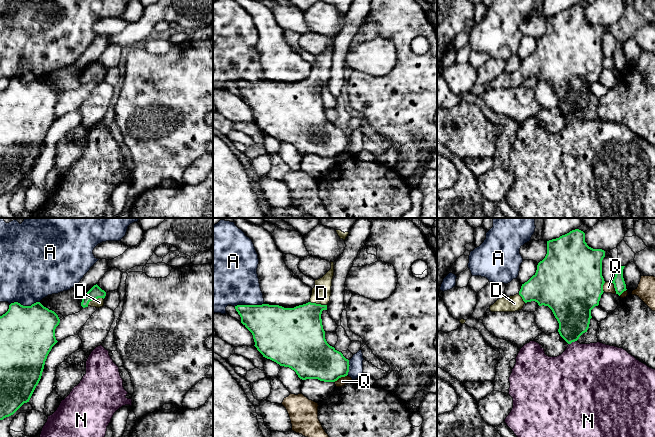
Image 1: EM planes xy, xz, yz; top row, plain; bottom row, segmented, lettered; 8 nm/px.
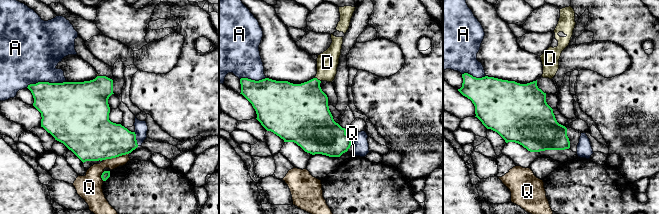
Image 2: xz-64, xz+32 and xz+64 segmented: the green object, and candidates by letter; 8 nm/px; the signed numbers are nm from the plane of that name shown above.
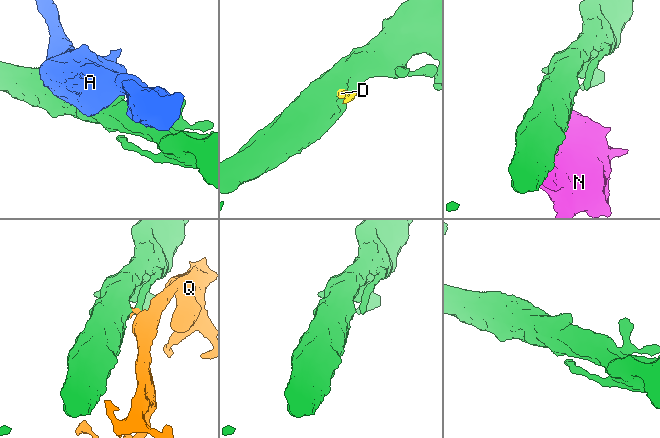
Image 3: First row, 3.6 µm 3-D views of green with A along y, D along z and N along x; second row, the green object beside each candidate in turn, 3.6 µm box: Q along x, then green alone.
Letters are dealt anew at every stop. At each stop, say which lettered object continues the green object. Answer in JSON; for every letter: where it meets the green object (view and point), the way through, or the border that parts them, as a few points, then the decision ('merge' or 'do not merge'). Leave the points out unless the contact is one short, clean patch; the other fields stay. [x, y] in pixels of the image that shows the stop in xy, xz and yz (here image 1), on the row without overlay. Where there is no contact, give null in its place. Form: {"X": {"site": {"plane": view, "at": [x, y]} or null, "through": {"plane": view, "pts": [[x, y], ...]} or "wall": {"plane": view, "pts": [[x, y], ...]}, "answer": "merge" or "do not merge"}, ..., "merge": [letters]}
{"A": {"site": {"plane": "xz", "at": [249, 81]}, "answer": "do not merge"}, "D": {"site": {"plane": "xy", "at": [94, 75]}, "through": {"plane": "xy", "pts": [[95, 68], [94, 75], [99, 78]]}, "answer": "merge"}, "N": {"site": {"plane": "yz", "at": [572, 117]}, "answer": "do not merge"}, "Q": {"site": {"plane": "xz", "at": [340, 153]}, "answer": "do not merge"}, "merge": ["D"]}

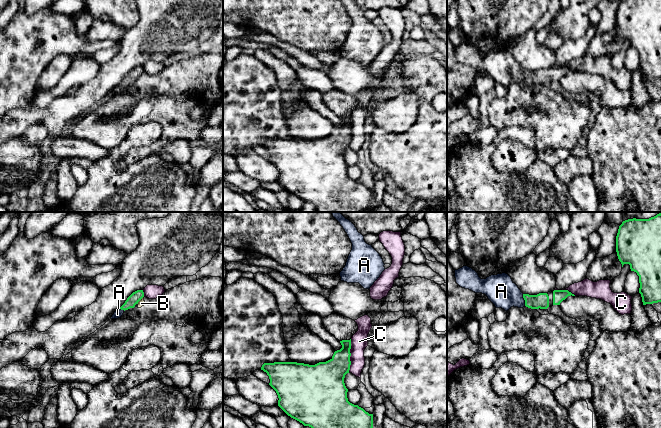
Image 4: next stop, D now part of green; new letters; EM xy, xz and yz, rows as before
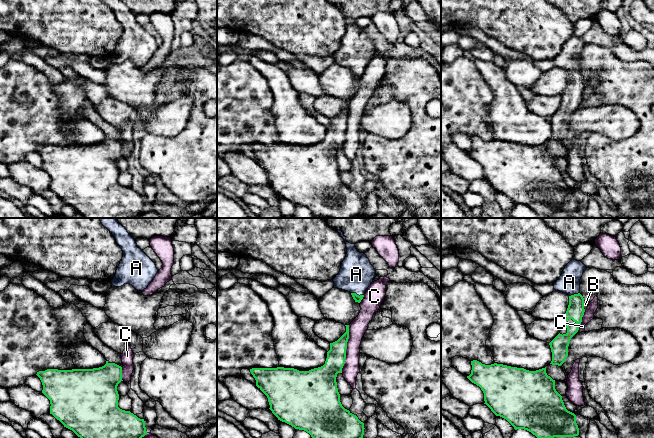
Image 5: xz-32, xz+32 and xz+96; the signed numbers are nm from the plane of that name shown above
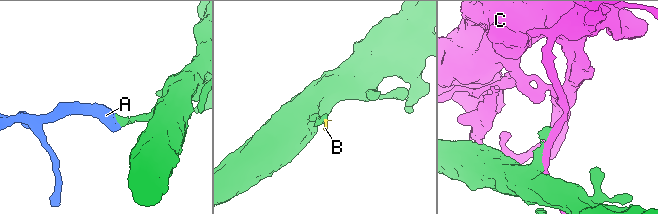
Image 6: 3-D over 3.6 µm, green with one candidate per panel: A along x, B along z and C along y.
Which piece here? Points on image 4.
{"A": {"site": {"plane": "yz", "at": [525, 76]}, "through": {"plane": "yz", "pts": [[541, 76], [525, 76], [519, 76], [501, 67]]}, "answer": "merge"}, "B": {"site": {"plane": "xy", "at": [140, 75]}, "wall": {"plane": "xy", "pts": [[143, 72], [137, 79]]}, "answer": "do not merge"}, "C": {"site": {"plane": "xz", "at": [350, 131]}, "answer": "do not merge"}, "merge": ["A"]}

